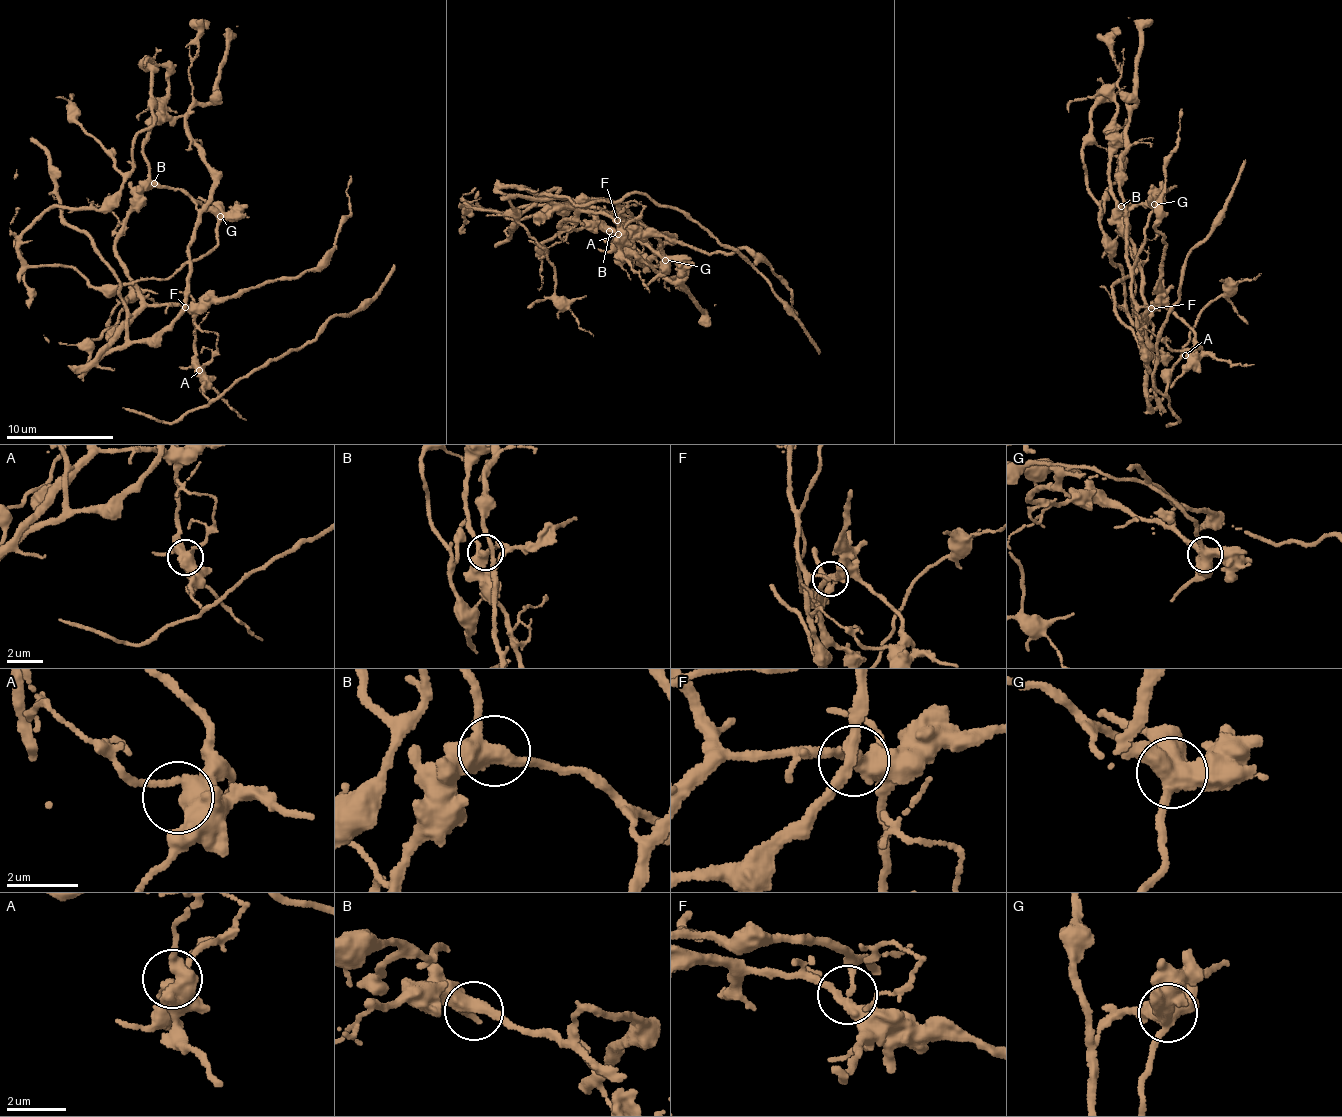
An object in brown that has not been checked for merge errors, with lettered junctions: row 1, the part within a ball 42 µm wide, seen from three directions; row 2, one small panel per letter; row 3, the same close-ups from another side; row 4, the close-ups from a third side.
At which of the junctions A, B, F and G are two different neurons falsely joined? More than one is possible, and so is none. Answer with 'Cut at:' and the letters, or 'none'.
Cut at: F, G

